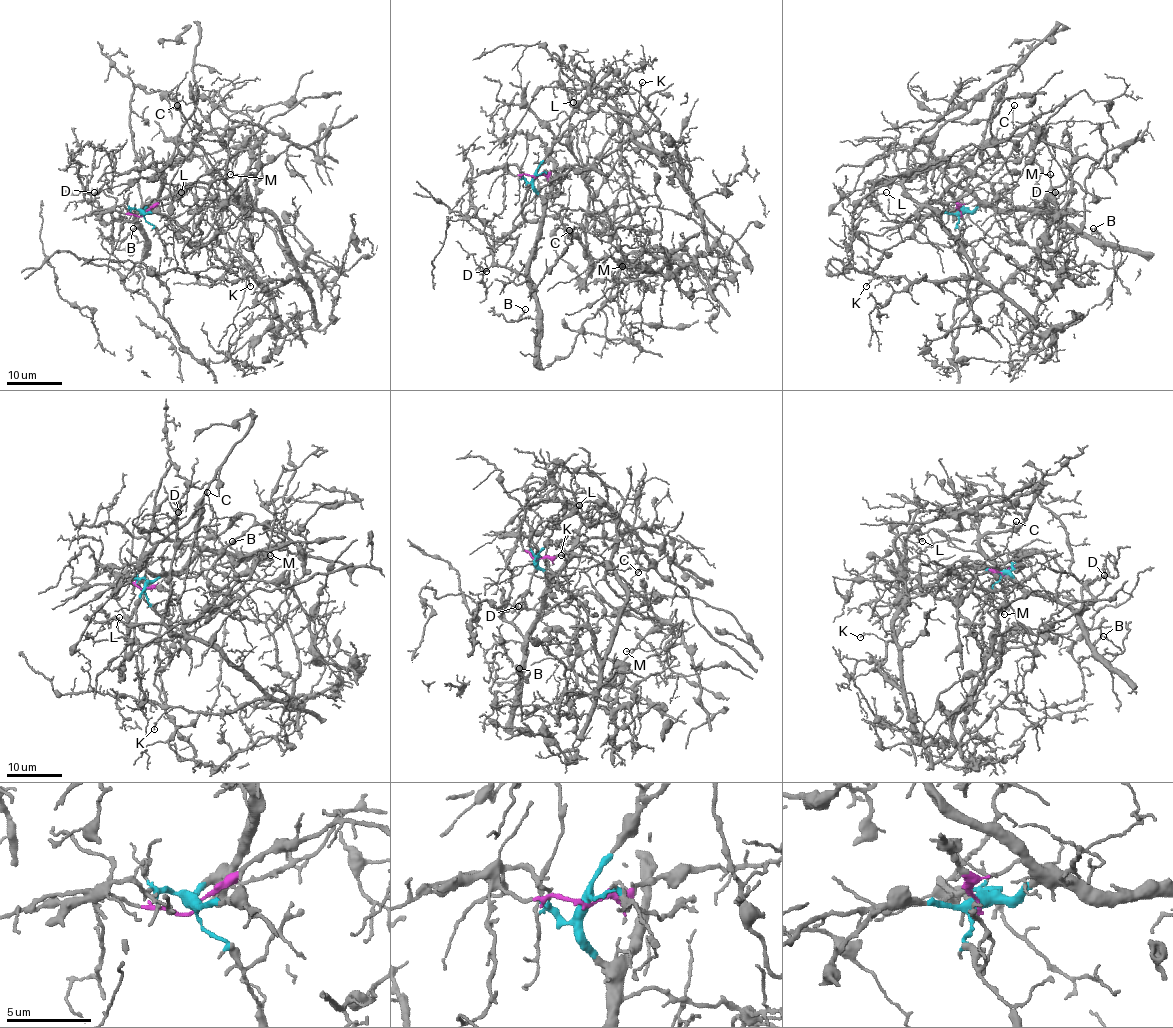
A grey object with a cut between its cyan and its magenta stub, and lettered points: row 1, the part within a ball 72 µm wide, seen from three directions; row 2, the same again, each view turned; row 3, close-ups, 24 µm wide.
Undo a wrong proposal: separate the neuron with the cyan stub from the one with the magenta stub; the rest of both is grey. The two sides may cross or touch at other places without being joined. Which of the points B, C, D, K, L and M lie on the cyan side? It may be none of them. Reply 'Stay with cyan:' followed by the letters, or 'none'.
Stay with cyan: B, D

